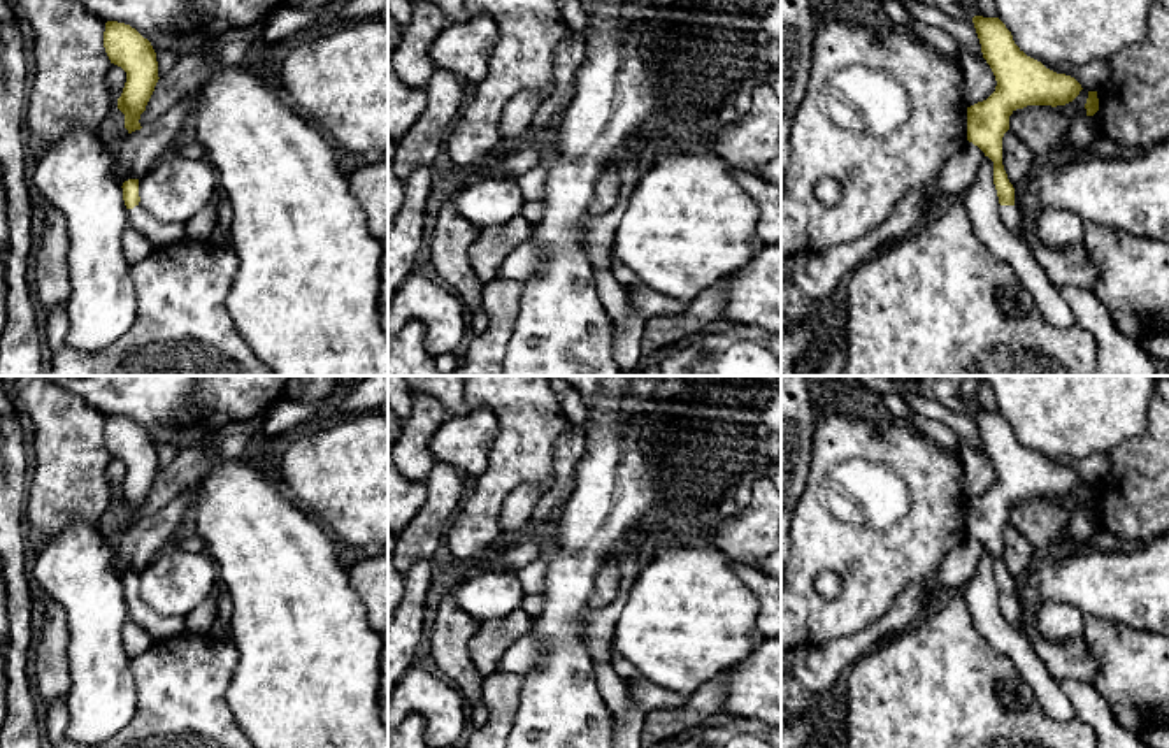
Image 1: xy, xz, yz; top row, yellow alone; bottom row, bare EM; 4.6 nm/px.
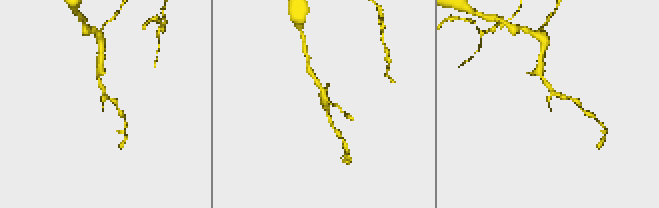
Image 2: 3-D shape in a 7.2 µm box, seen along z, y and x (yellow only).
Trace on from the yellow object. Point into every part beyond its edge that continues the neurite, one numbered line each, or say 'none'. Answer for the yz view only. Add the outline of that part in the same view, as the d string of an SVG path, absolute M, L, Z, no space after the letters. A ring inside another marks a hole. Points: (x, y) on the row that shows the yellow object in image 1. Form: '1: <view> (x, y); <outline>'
1: yz (1010, 215); M999 205L999 216L1011 232L1023 239L1023 225L1016 205Z

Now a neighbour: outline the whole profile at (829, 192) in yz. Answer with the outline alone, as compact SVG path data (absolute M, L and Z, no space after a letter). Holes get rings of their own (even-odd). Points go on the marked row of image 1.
M823 179L816 184L814 193L825 205L834 205L841 198L841 186L834 179Z

